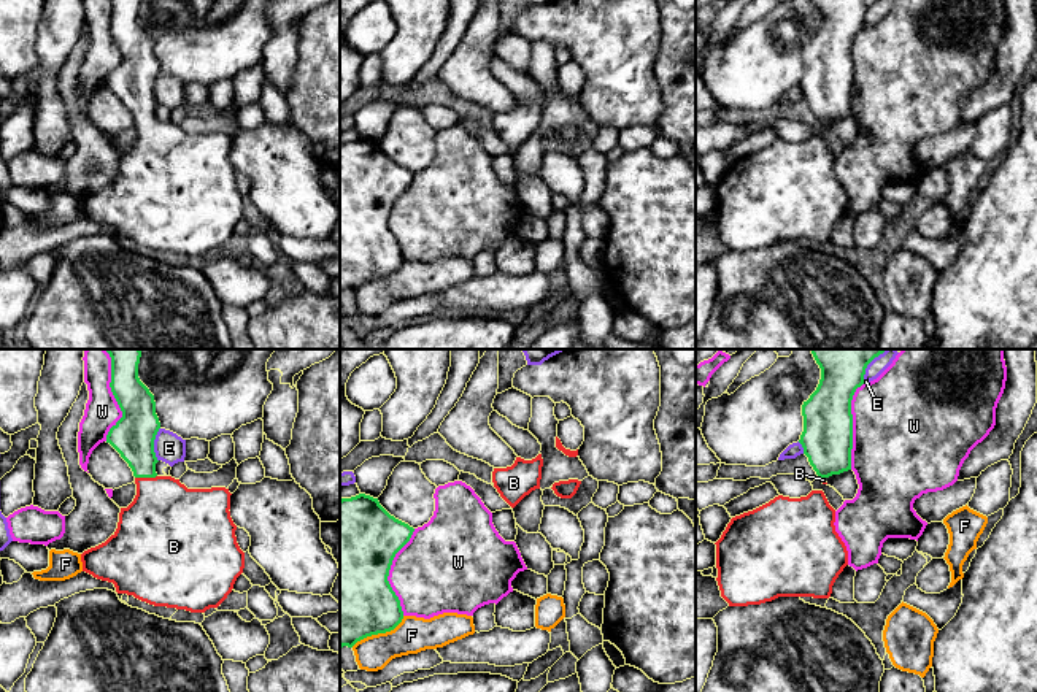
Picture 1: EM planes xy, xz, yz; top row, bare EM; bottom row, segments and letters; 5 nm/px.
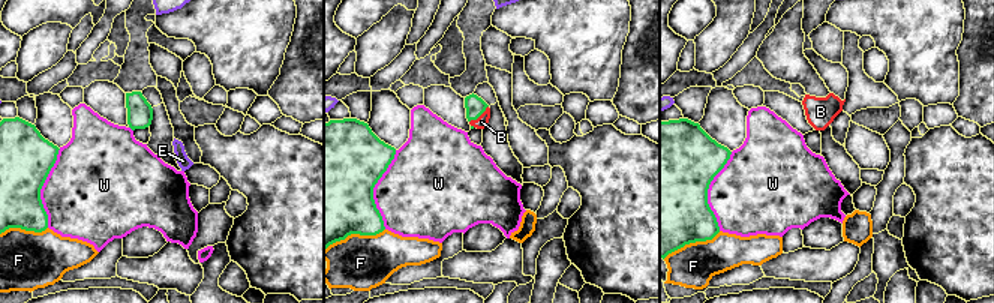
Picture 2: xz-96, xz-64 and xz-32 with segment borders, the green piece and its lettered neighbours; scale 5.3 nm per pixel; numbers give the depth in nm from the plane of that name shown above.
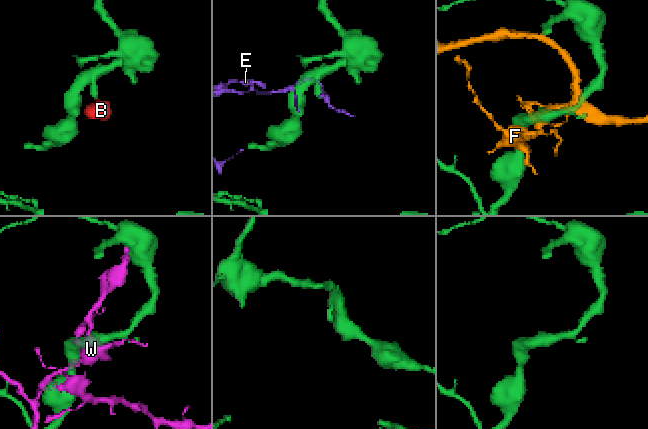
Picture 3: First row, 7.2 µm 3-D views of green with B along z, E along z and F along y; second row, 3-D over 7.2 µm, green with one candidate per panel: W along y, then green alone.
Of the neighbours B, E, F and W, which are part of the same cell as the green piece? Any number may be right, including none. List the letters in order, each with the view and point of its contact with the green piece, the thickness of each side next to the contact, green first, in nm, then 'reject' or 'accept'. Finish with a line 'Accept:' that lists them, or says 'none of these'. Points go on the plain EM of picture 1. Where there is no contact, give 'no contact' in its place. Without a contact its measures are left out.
B: xy (145, 121) | 220/400 nm | accept
E: xy (153, 89) | 220/150 nm | reject
F: xz (378, 276) | 460/180 nm | reject
W: yz (851, 70) | 260/500 nm | reject
Accept: B

